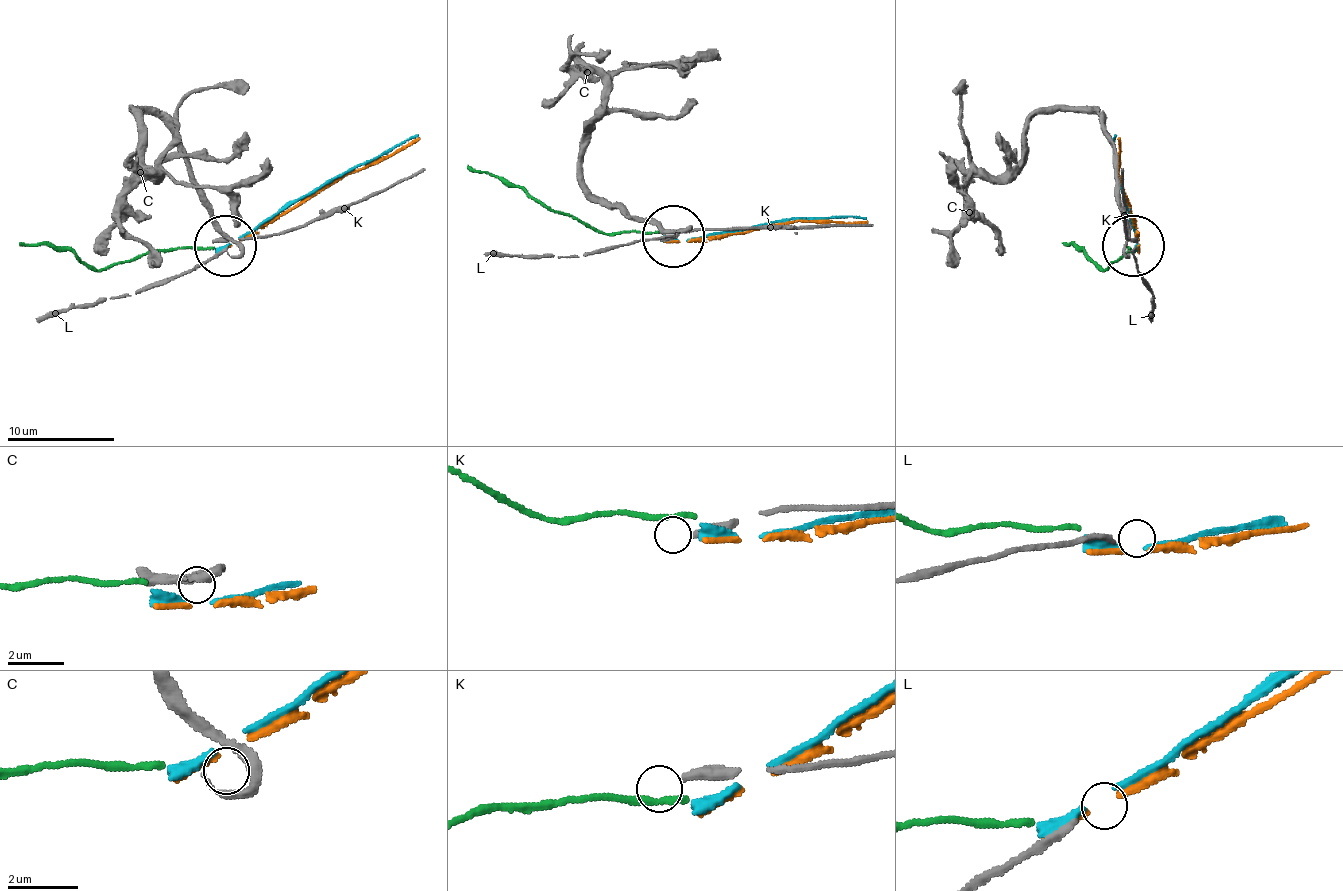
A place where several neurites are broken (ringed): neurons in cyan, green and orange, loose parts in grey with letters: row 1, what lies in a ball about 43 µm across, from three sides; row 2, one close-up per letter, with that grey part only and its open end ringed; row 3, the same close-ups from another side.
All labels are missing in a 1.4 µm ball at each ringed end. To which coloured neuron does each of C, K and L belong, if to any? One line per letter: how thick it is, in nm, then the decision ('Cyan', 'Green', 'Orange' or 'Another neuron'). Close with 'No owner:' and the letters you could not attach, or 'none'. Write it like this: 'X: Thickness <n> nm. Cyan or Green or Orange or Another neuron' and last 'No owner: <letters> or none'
C: Thickness 80 nm. Another neuron
K: Thickness 300 nm. Another neuron
L: Thickness 170 nm. Another neuron
No owner: C, K, L

